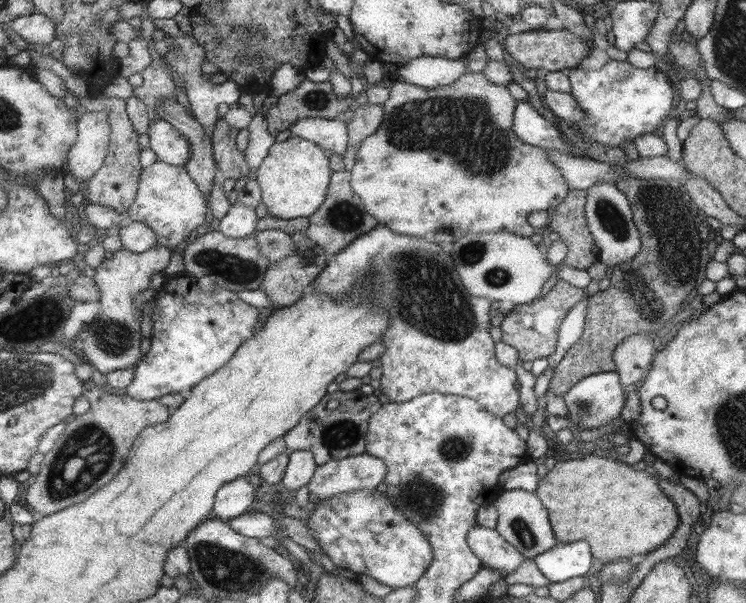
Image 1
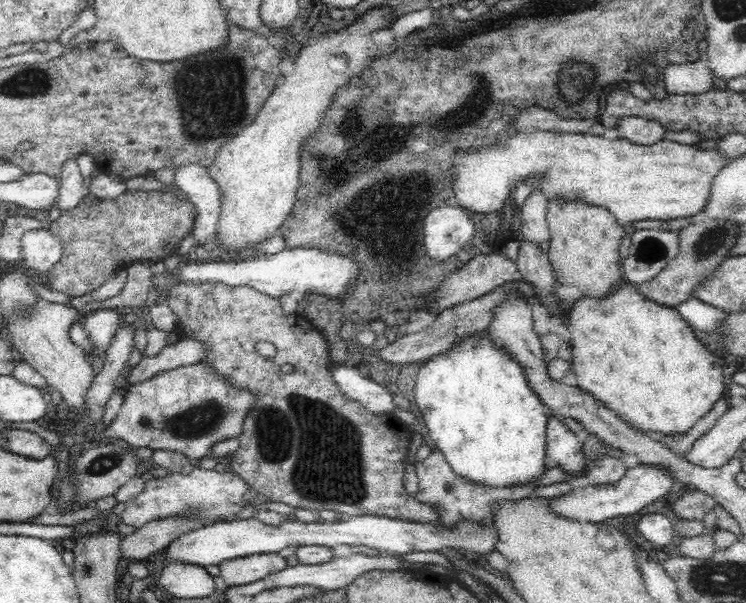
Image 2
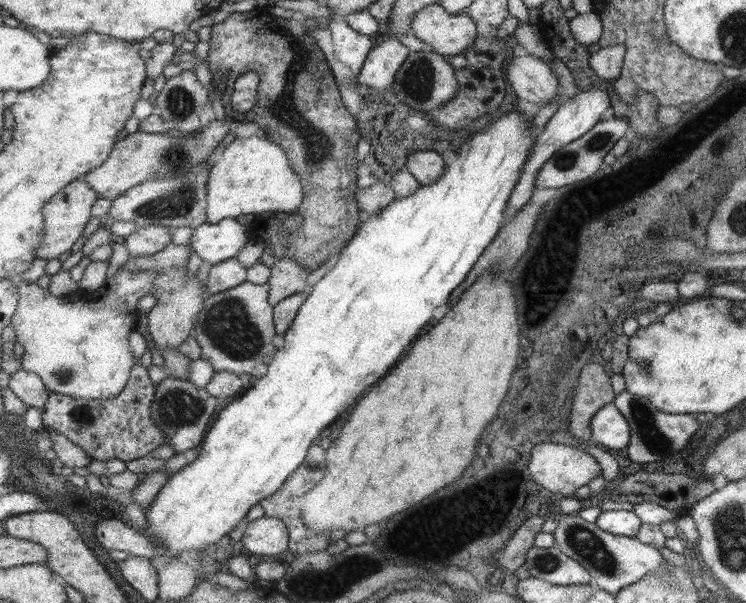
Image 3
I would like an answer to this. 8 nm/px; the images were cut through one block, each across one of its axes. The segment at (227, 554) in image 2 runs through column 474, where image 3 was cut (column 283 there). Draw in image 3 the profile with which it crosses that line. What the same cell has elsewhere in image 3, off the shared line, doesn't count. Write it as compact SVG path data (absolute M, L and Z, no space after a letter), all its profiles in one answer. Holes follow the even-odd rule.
M257 518L244 521L242 545L246 554L274 557L285 551L288 546L288 533L283 522L277 518Z

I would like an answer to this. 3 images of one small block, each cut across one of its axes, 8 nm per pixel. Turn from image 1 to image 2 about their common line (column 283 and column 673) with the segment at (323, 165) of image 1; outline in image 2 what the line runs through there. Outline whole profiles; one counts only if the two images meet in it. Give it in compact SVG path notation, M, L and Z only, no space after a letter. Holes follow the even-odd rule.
M522 130L516 134L509 136L508 140L505 140L506 144L502 146L493 145L492 147L482 148L482 150L470 151L470 154L466 156L460 156L456 160L456 182L454 182L454 192L462 204L462 208L466 210L472 210L472 212L480 212L480 214L488 214L502 208L507 196L510 194L510 190L515 190L516 183L523 180L525 176L528 176L530 172L547 172L547 180L539 187L539 189L546 194L548 200L553 200L554 197L562 197L562 200L566 201L584 201L590 205L600 205L606 207L618 223L621 225L628 225L631 222L637 220L674 220L676 218L694 218L696 219L700 212L706 210L708 206L708 200L710 200L710 194L712 193L712 184L716 179L716 176L722 168L726 168L730 164L730 157L720 153L717 146L704 149L700 145L686 145L680 142L672 141L670 139L662 139L655 143L650 144L638 144L624 137L618 137L617 139L604 140L602 136L594 136L590 134L564 134L556 132L546 132L544 130Z

